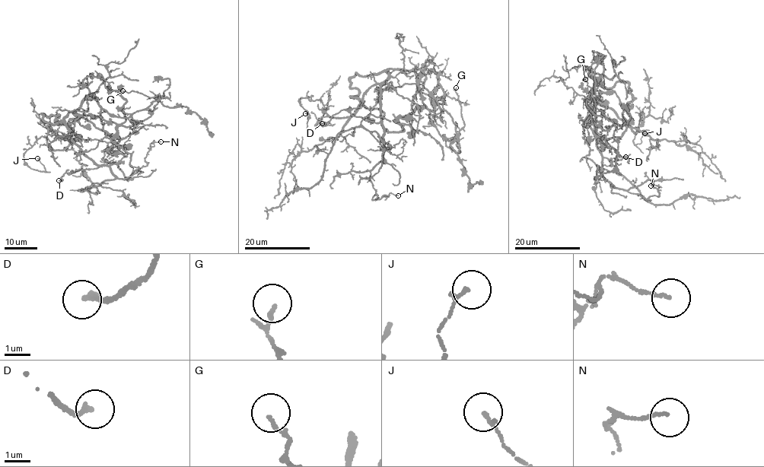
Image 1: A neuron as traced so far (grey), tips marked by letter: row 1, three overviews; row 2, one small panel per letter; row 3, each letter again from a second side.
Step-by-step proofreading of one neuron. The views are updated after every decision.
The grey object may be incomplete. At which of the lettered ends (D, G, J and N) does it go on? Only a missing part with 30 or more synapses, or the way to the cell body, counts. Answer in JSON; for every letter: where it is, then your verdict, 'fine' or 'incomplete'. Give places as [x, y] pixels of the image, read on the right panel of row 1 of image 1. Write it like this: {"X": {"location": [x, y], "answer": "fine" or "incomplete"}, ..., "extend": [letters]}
{"D": {"location": [625, 157], "answer": "fine"}, "G": {"location": [585, 79], "answer": "fine"}, "J": {"location": [644, 133], "answer": "fine"}, "N": {"location": [650, 185], "answer": "fine"}, "extend": []}

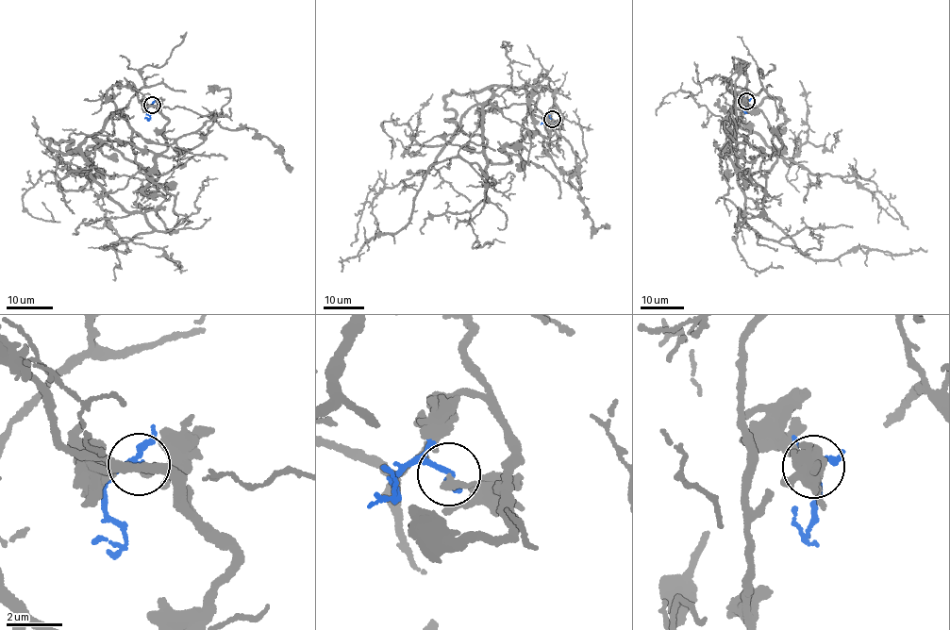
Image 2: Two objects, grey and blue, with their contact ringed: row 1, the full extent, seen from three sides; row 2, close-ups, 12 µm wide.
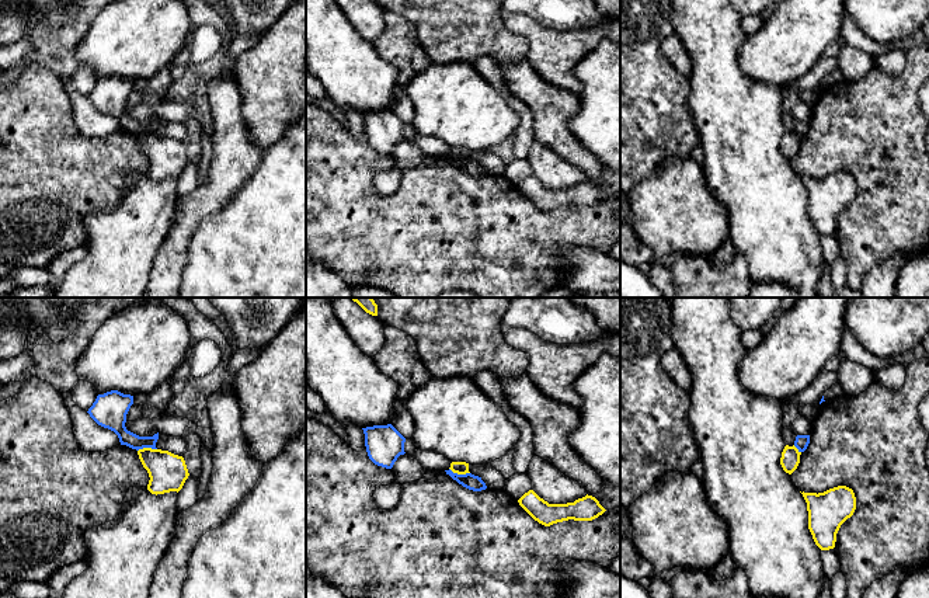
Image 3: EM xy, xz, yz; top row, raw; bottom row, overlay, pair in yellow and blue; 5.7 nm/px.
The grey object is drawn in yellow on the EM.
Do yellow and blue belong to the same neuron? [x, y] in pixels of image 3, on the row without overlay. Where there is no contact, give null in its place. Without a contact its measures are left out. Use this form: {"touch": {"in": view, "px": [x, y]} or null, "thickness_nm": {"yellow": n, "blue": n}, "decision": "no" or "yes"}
{"touch": {"in": "xz", "px": [459, 159]}, "thickness_nm": {"yellow": 80, "blue": 90}, "decision": "no"}

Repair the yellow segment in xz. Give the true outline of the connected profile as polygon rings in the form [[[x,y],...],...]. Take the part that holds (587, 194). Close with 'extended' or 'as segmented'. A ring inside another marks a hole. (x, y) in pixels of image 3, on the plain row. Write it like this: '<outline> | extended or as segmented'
[[[529,175],[518,188],[535,206],[544,212],[568,205],[592,206],[606,197],[595,182],[588,180],[574,188],[549,190],[533,175]]] | as segmented

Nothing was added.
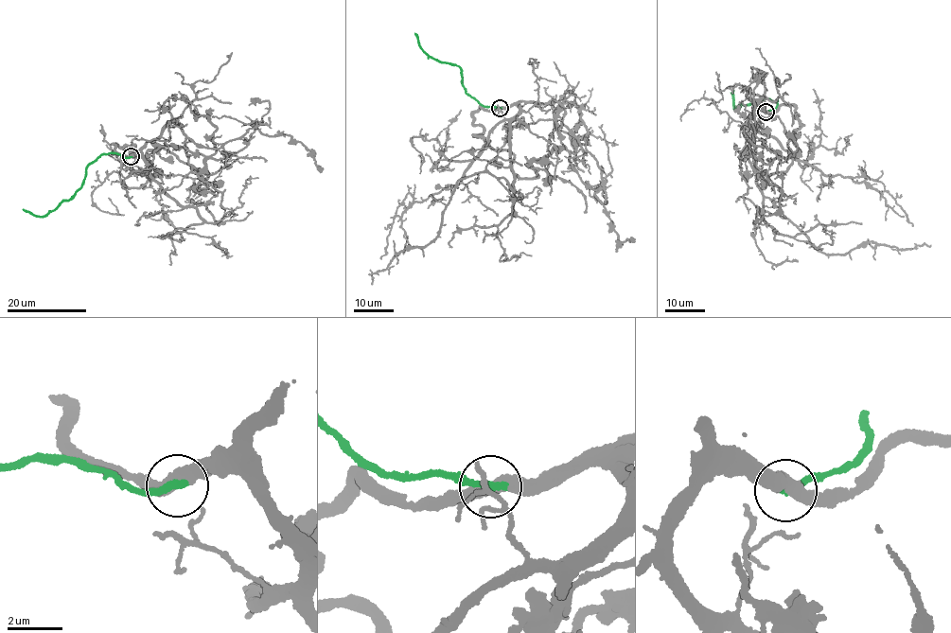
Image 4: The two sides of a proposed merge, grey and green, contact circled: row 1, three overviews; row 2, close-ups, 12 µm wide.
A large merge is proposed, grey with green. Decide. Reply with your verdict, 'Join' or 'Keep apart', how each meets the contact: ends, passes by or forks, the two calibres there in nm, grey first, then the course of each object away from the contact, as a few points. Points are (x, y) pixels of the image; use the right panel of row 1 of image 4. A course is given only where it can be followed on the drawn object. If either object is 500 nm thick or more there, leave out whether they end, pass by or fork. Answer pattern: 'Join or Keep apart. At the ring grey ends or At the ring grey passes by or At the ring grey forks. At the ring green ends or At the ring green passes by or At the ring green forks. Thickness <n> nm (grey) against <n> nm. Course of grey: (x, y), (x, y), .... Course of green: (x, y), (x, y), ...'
Join. At the ring grey passes by. At the ring green ends. Thickness 440 nm (grey) against 320 nm. Course of grey: (766, 112), (748, 119), (759, 212), (789, 219), (827, 254), (874, 242), (930, 244). Course of green: (765, 112), (778, 106), (777, 100), (765, 97), (735, 108), (732, 90)

